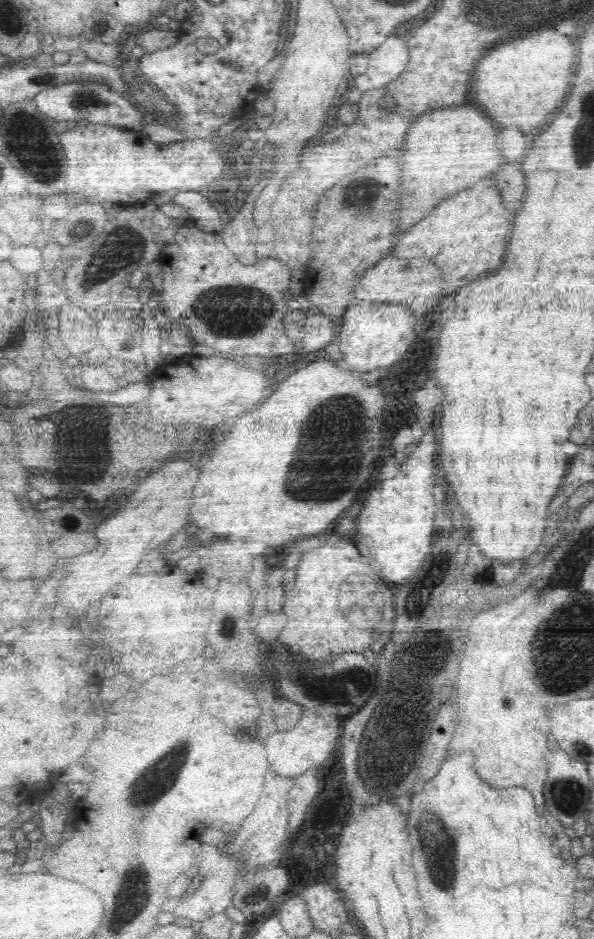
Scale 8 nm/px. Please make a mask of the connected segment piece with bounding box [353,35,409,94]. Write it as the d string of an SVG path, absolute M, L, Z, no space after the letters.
M389 35L387 39L367 55L369 67L364 74L354 78L353 86L366 93L374 88L383 88L394 81L409 62L406 37Z

